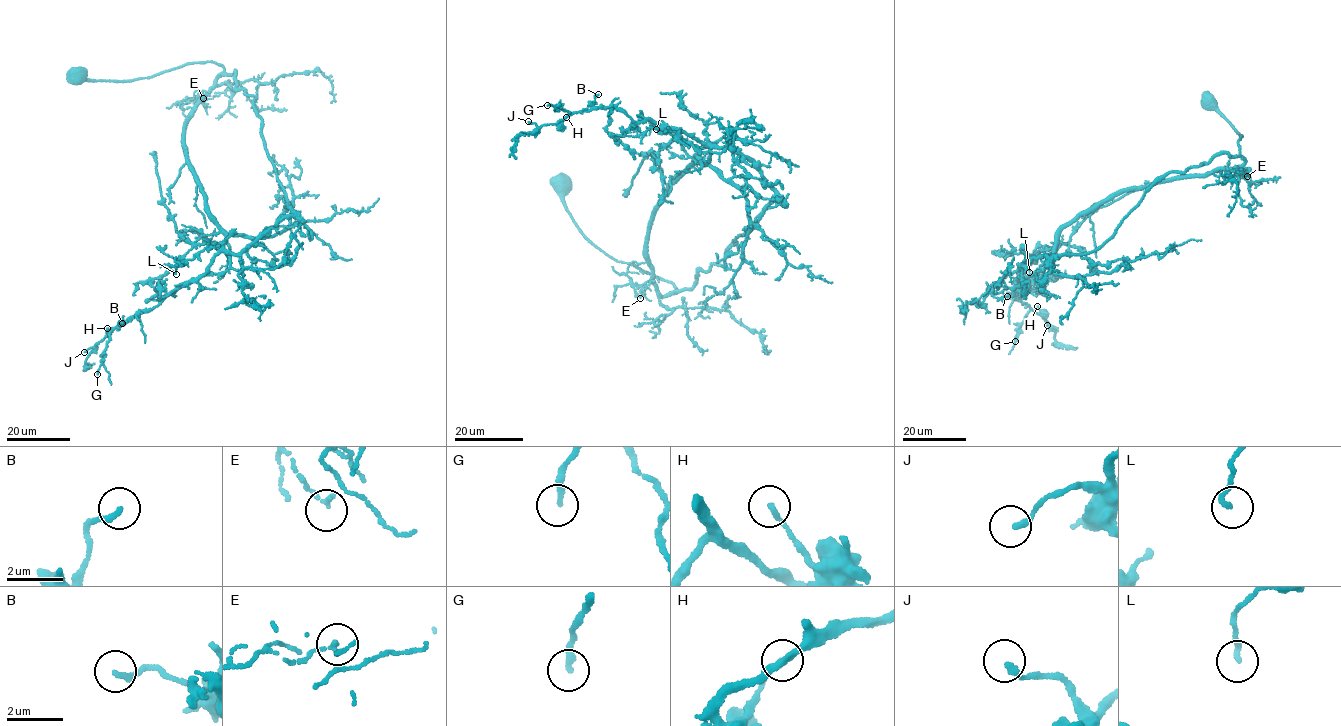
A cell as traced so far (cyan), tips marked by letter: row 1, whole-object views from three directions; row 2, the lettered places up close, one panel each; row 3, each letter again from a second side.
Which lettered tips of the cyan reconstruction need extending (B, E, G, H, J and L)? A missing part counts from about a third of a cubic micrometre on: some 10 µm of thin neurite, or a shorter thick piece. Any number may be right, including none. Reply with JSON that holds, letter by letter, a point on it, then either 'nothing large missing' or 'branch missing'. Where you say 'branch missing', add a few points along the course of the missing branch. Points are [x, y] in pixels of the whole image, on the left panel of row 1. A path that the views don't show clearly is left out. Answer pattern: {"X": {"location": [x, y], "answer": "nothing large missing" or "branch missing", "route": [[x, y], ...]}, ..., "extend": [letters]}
{"B": {"location": [122, 323], "answer": "nothing large missing"}, "E": {"location": [203, 98], "answer": "nothing large missing"}, "G": {"location": [97, 374], "answer": "nothing large missing"}, "H": {"location": [107, 328], "answer": "nothing large missing"}, "J": {"location": [84, 352], "answer": "nothing large missing"}, "L": {"location": [176, 274], "answer": "nothing large missing"}, "extend": []}

